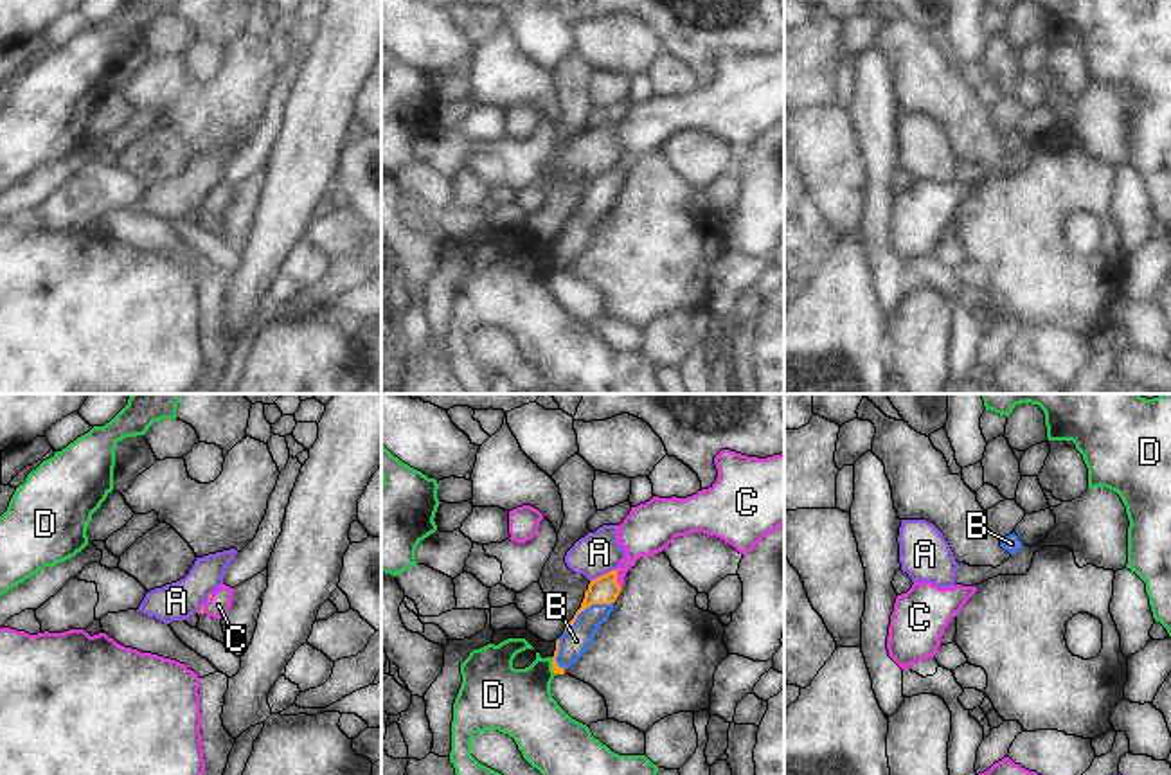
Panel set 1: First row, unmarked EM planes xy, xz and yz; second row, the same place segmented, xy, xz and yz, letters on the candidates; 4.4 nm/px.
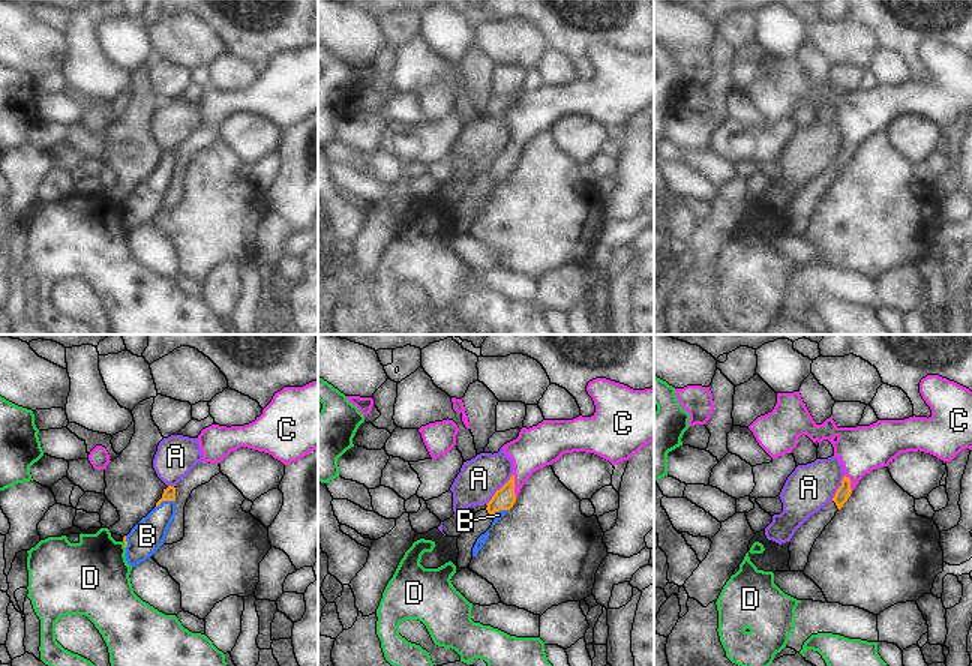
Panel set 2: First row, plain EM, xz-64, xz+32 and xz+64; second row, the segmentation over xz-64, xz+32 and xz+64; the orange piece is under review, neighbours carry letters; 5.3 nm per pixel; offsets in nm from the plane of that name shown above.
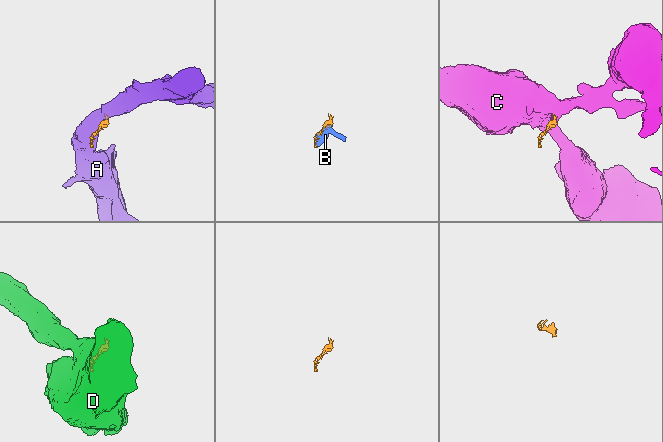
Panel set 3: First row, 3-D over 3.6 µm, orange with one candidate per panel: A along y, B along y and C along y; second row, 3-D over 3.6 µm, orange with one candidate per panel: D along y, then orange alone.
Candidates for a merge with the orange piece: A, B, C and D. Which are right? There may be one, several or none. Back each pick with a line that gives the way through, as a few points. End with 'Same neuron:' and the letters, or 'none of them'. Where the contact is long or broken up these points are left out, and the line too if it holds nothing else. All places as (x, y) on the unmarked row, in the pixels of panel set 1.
C: way xz (603, 187), (616, 177), (643, 130)
Same neuron: B, C

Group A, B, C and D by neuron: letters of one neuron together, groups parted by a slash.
A / B C / D

